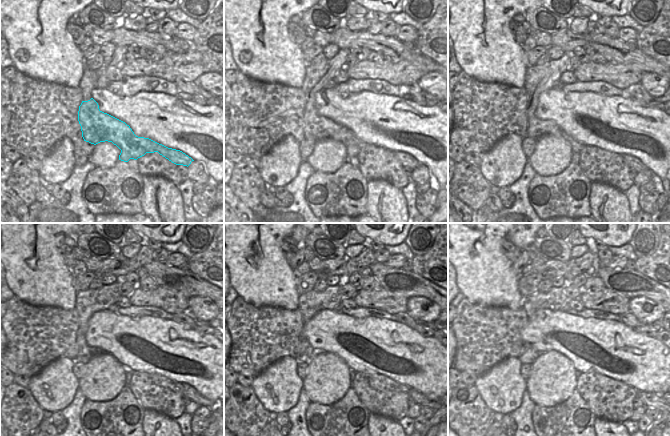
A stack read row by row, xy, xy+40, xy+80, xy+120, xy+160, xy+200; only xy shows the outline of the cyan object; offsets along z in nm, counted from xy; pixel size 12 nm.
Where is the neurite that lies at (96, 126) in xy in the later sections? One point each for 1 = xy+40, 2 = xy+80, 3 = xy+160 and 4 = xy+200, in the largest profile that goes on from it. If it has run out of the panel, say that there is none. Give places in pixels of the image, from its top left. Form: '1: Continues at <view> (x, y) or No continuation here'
1: Continues at xy+40 (318, 127)
2: Continues at xy+80 (538, 128)
3: Continues at xy+160 (421, 399)
4: Continues at xy+200 (650, 400)

